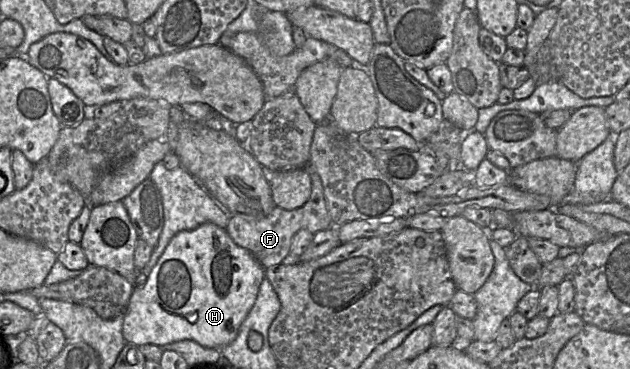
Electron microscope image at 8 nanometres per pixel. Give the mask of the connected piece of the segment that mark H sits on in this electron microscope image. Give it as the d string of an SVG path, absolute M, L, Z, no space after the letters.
M204 223L192 230L178 232L170 240L144 286L134 286L123 320L122 335L136 346L153 344L159 347L192 340L203 347L221 349L236 338L239 328L253 307L265 268L246 249L236 245L226 229Z

